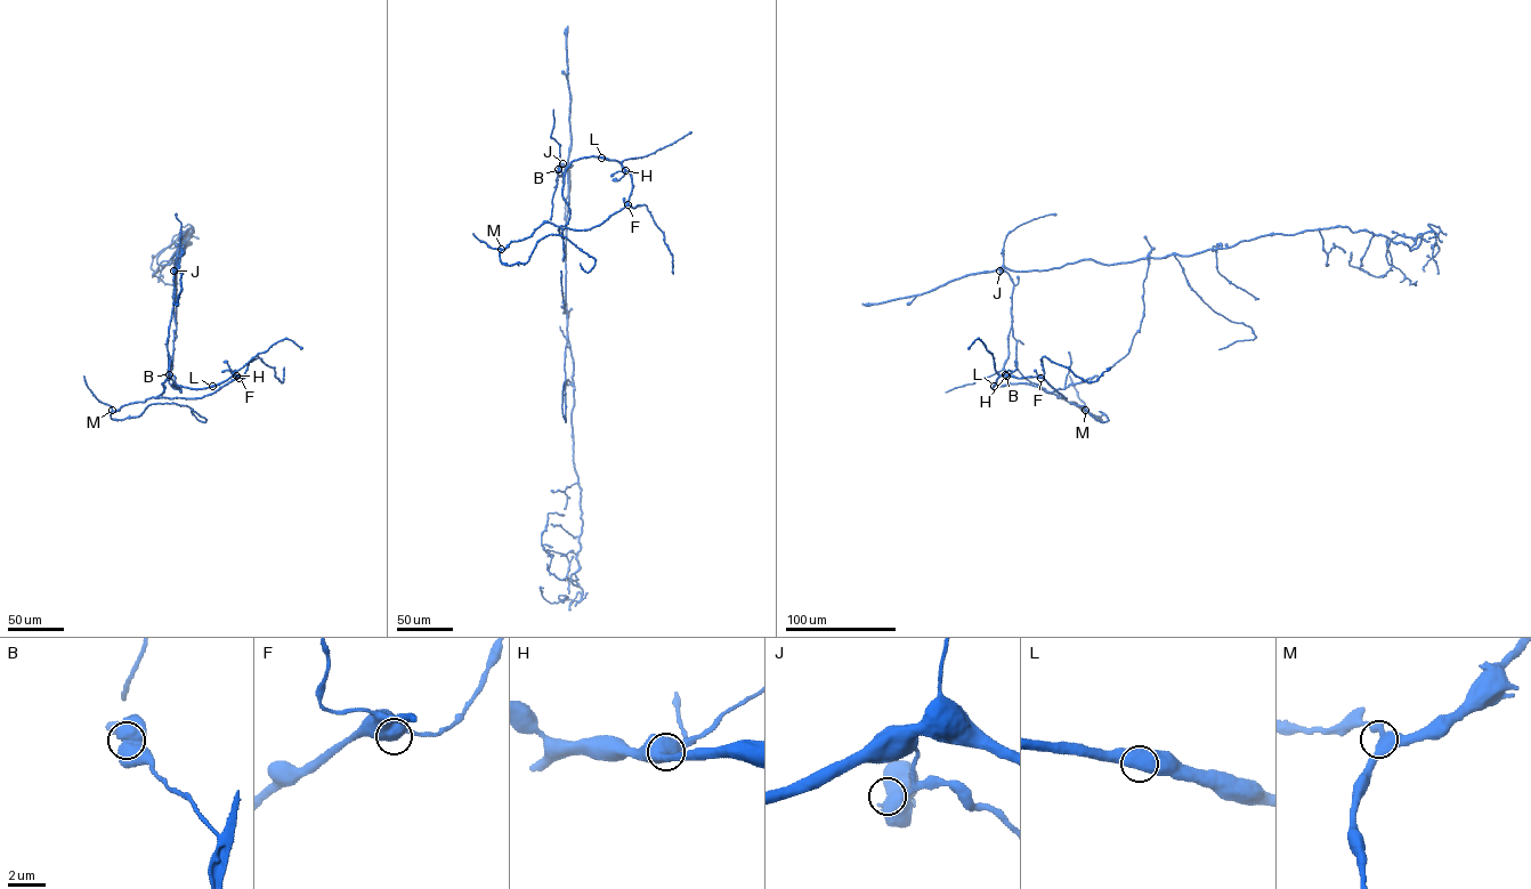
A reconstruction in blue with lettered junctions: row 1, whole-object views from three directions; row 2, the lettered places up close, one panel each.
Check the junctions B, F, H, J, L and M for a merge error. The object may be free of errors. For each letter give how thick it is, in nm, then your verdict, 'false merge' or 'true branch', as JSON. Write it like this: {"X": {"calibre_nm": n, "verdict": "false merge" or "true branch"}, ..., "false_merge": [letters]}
{"B": {"calibre_nm": 700, "verdict": "false merge"}, "F": {"calibre_nm": 650, "verdict": "true branch"}, "H": {"calibre_nm": 600, "verdict": "true branch"}, "J": {"calibre_nm": 700, "verdict": "true branch"}, "L": {"calibre_nm": 700, "verdict": "true branch"}, "M": {"calibre_nm": 500, "verdict": "true branch"}, "false_merge": ["B"]}

